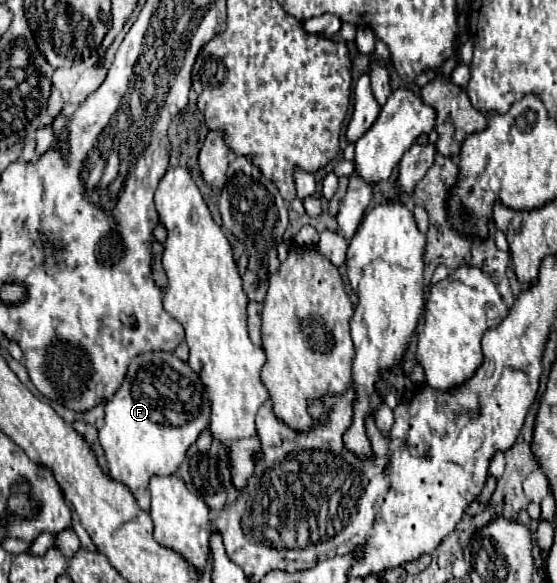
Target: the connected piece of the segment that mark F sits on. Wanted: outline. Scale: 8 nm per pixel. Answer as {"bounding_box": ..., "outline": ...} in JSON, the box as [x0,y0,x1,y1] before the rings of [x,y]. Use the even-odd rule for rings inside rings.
{"bounding_box":[100,351,210,511],"outline":[[[150,351],[134,357],[122,387],[106,403],[104,427],[100,429],[100,445],[106,453],[110,475],[116,481],[122,481],[126,487],[130,487],[138,505],[144,511],[148,511],[150,477],[176,473],[178,465],[186,457],[186,449],[208,427],[210,427],[210,399],[198,373],[190,369],[188,361],[180,361],[174,353]],[[178,409],[180,413],[186,413],[186,421],[170,423],[166,413]]]}

